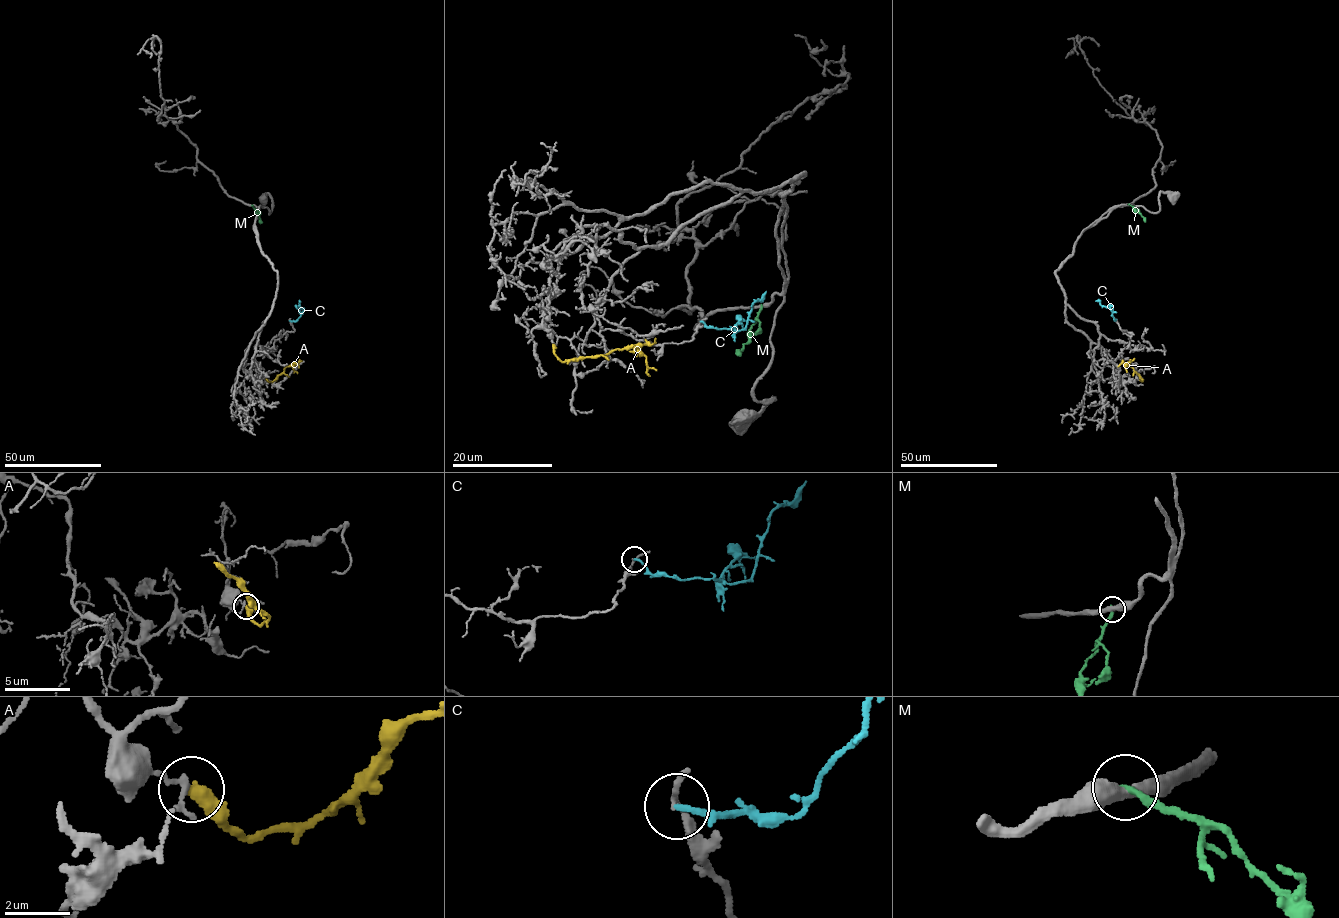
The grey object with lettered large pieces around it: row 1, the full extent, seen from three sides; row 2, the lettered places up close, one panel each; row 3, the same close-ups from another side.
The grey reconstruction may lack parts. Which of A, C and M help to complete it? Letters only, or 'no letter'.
no letter

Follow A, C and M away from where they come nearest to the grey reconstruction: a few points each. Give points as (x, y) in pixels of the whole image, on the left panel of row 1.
A: (266, 379), (274, 380), (284, 368), (298, 363), (300, 359)
C: (289, 320), (296, 321), (302, 312), (300, 302)
M: (252, 205), (261, 223)

